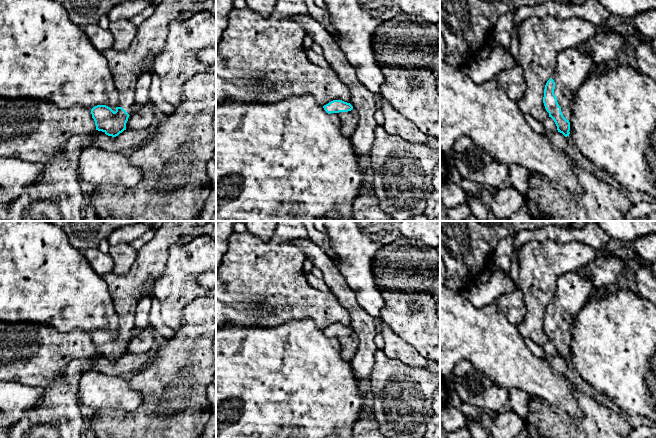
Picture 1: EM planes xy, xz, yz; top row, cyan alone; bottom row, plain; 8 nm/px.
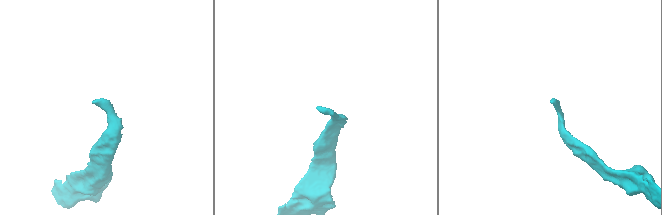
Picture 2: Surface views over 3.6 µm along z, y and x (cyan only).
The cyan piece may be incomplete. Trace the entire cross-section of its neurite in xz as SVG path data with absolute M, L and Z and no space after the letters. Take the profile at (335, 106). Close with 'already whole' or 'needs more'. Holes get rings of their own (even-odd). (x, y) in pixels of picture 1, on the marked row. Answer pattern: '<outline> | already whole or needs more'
M333 100L324 105L323 108L328 114L338 114L341 121L341 133L345 137L349 138L354 133L358 124L358 112L350 103L342 100Z | needs more

